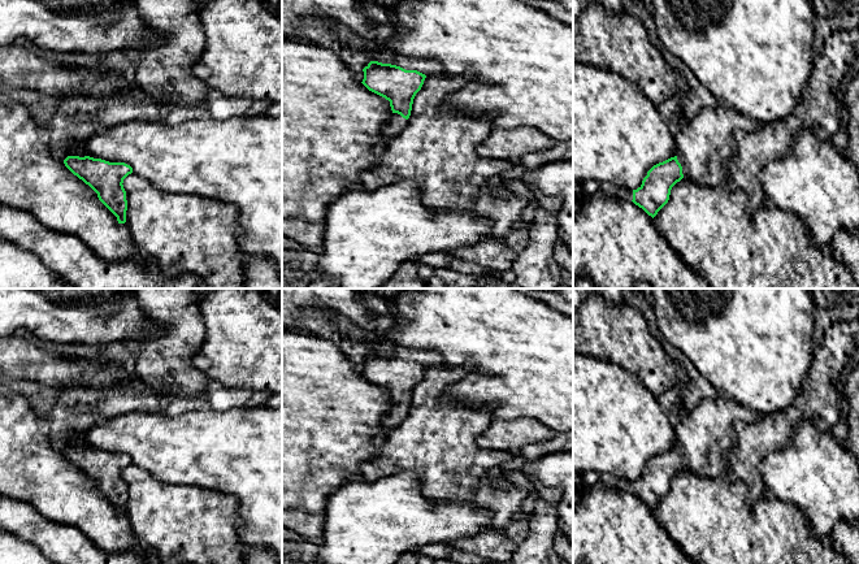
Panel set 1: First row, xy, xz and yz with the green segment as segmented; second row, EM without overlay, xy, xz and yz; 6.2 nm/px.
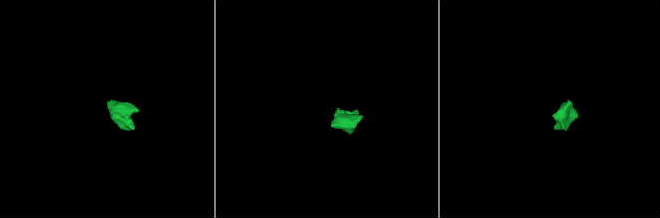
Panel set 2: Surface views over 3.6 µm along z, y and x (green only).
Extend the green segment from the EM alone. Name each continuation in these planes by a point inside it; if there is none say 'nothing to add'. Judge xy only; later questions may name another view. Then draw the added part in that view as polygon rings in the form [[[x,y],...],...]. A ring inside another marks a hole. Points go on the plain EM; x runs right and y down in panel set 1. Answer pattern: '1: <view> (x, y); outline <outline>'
1: xy (77, 441); outline [[[75,433],[73,435],[73,438],[69,441],[69,447],[79,447],[79,448],[84,448],[84,439],[83,439],[83,433]]]

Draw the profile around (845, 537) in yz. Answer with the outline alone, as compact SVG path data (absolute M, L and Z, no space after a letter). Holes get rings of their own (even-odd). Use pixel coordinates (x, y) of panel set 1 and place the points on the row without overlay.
M859 517L837 524L830 539L836 551L845 555L851 564L859 564Z

